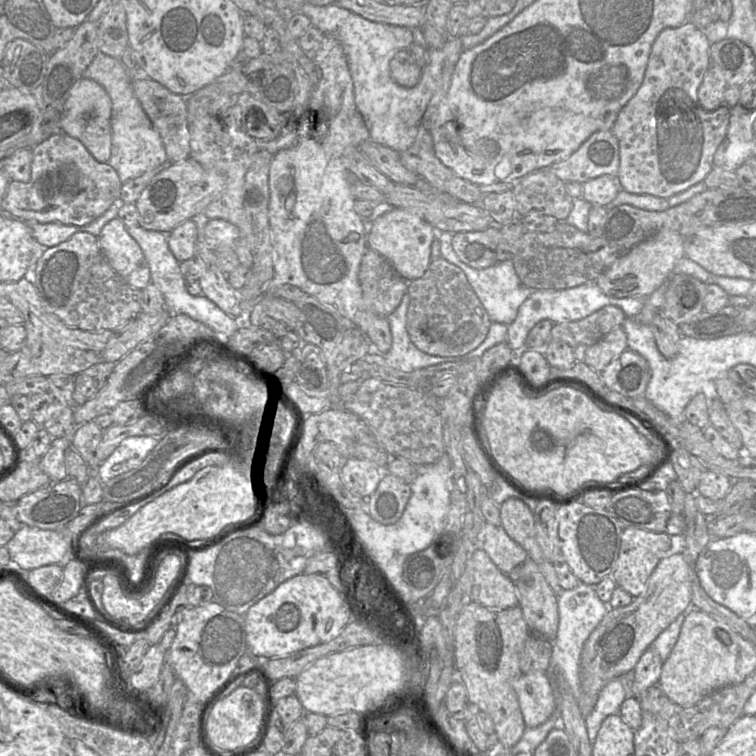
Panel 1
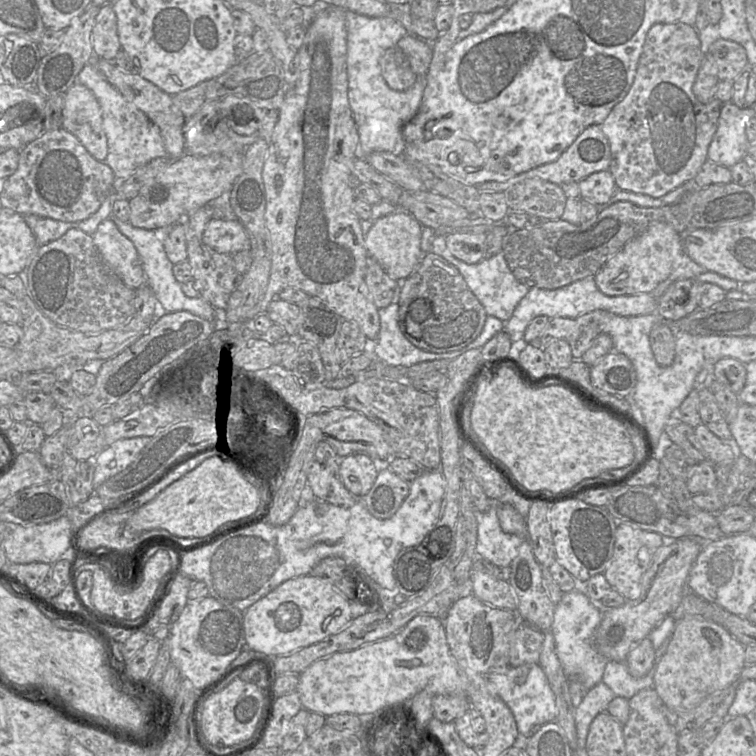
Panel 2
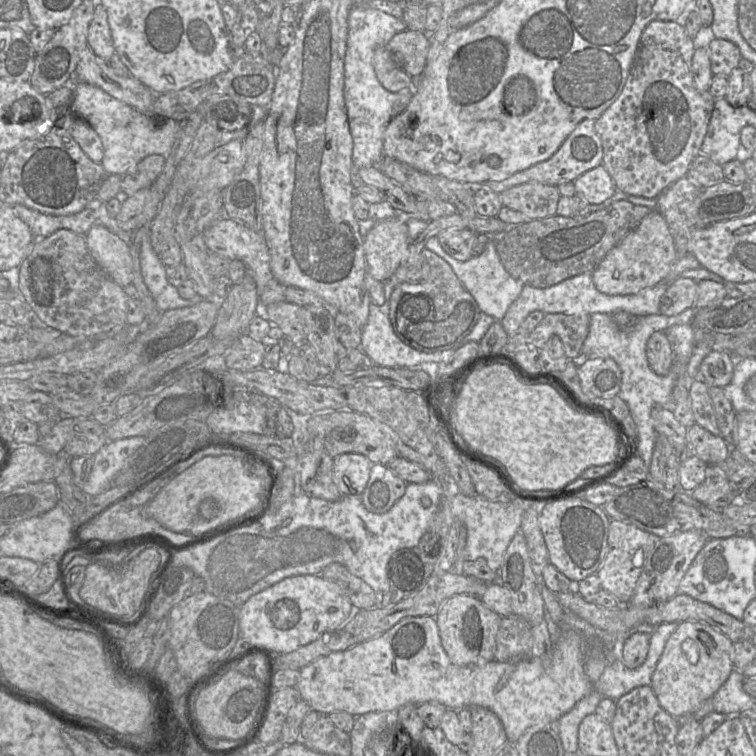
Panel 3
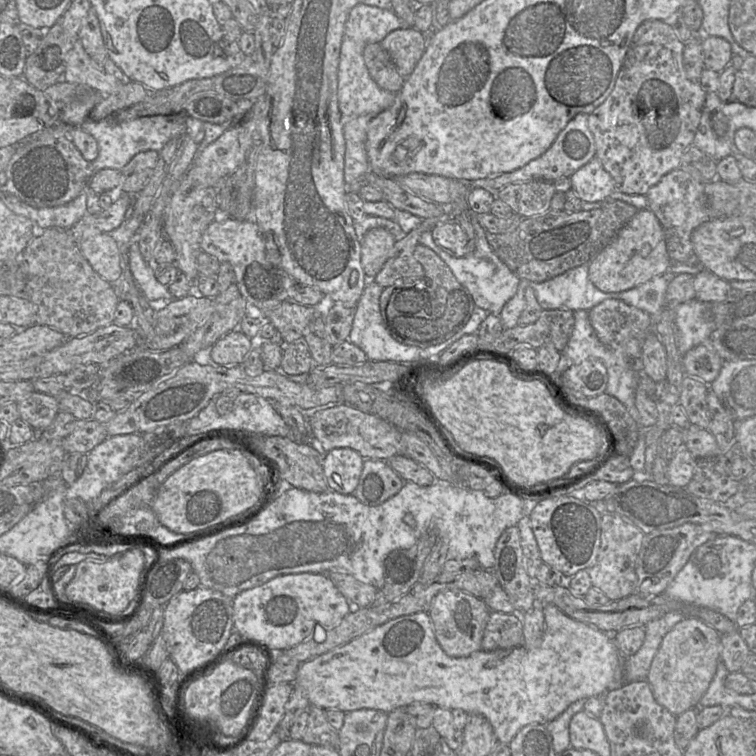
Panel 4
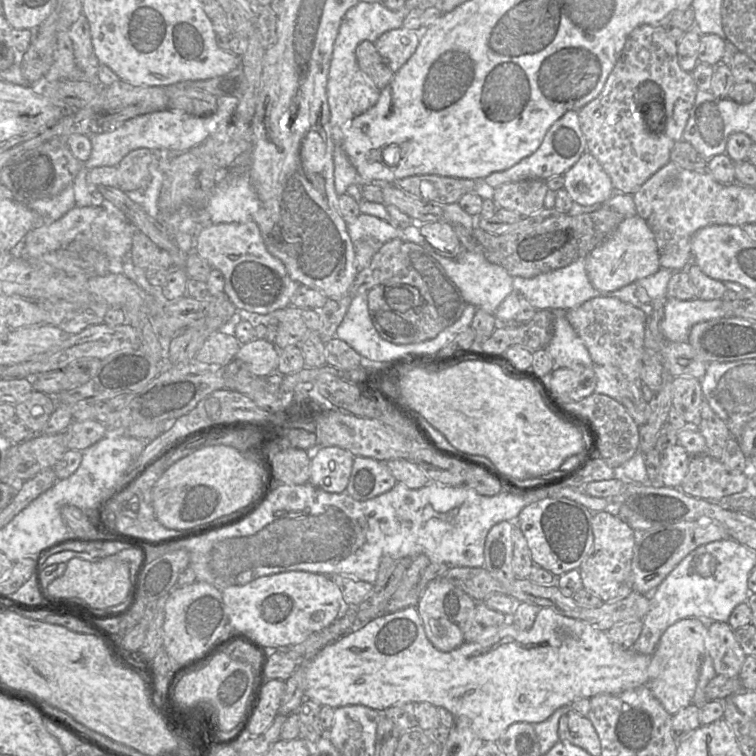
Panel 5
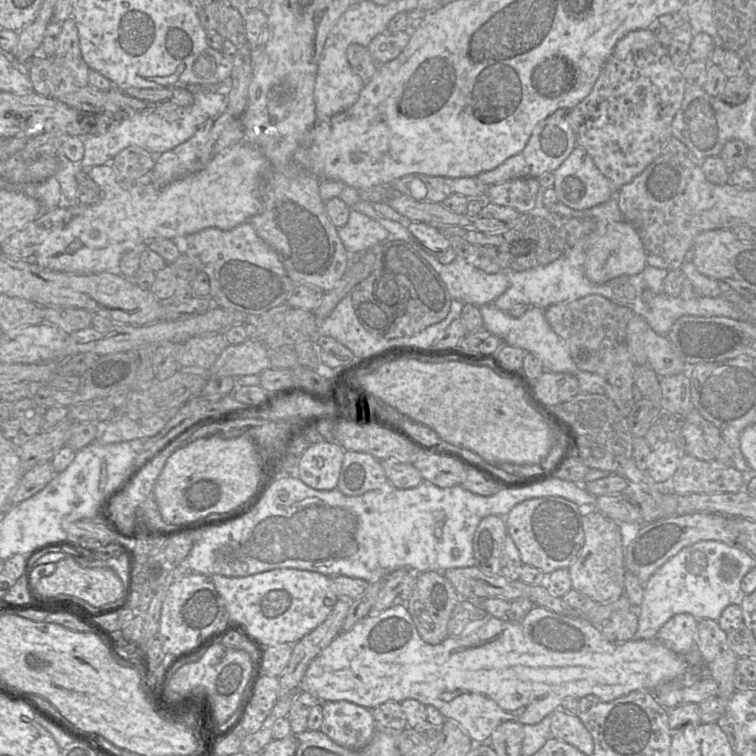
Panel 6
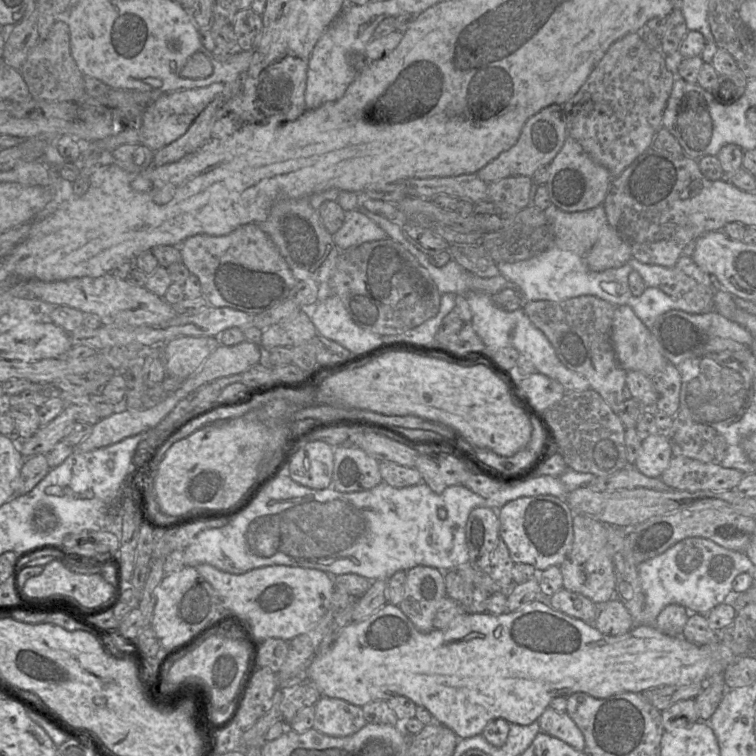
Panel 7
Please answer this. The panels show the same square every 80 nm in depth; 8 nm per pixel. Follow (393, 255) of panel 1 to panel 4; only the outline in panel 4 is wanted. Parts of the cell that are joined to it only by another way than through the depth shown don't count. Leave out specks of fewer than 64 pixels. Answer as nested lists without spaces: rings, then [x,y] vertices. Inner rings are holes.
[[[381,227],[370,229],[360,240],[361,266],[367,278],[373,279],[381,270],[395,242],[393,234]]]

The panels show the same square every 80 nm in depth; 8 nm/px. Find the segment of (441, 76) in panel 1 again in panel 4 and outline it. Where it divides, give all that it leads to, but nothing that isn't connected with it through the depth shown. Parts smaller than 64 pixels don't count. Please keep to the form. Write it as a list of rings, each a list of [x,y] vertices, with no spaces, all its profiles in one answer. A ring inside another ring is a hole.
[[[364,4],[355,5],[349,12],[340,51],[337,97],[345,138],[344,180],[347,185],[356,182],[370,172],[366,152],[367,131],[370,121],[388,109],[397,93],[380,88],[370,76],[363,58],[363,51],[370,43],[380,43],[390,32],[406,27],[393,10]]]

